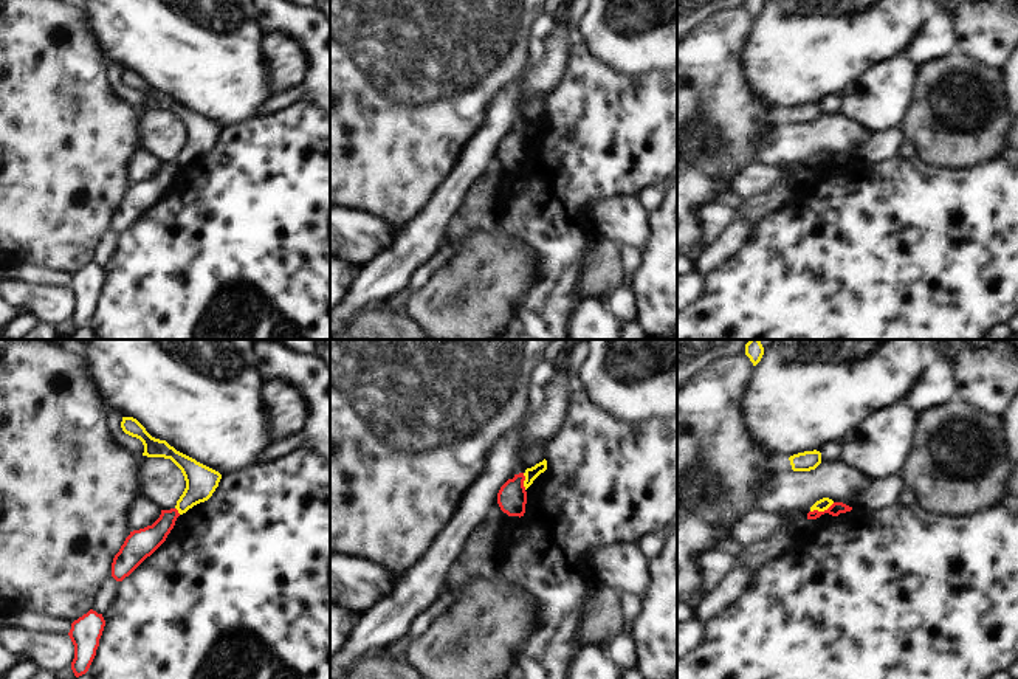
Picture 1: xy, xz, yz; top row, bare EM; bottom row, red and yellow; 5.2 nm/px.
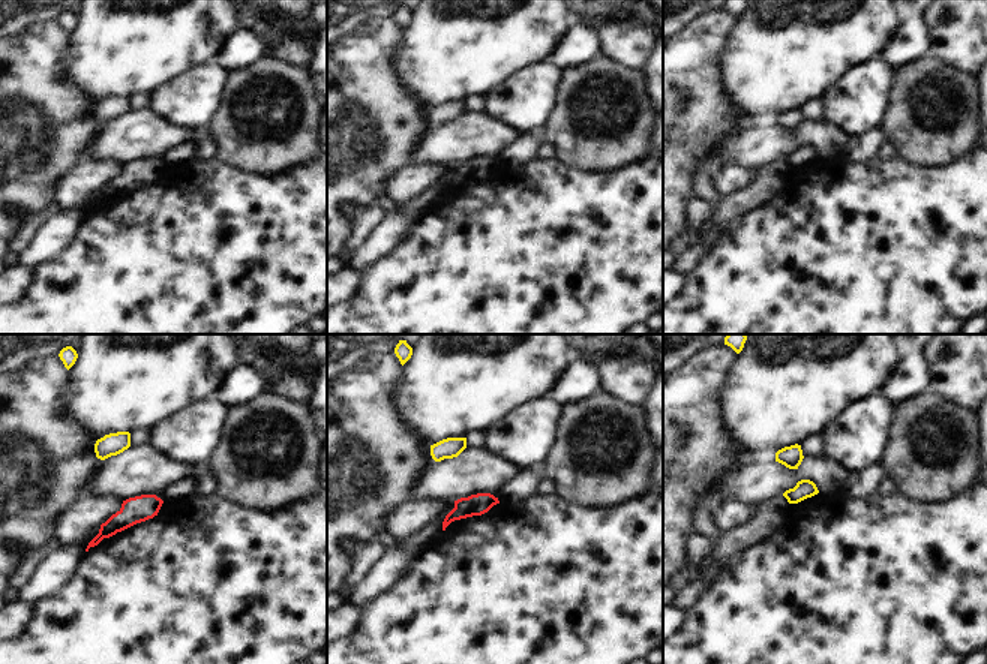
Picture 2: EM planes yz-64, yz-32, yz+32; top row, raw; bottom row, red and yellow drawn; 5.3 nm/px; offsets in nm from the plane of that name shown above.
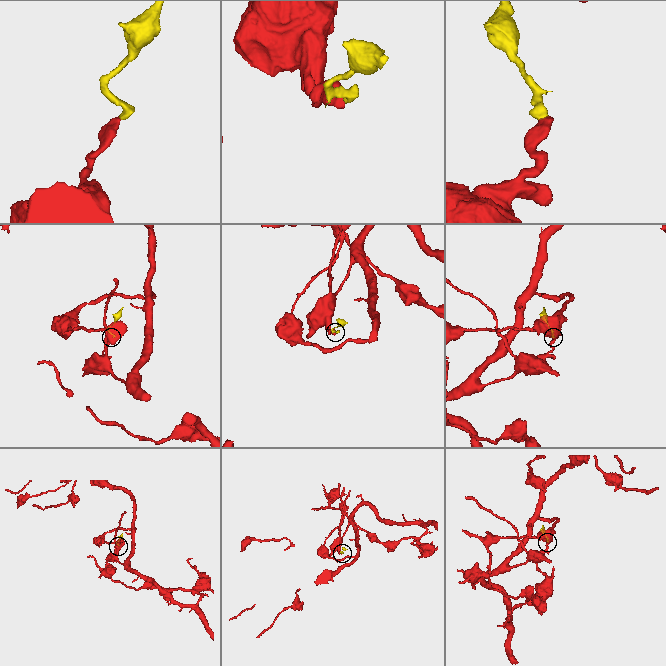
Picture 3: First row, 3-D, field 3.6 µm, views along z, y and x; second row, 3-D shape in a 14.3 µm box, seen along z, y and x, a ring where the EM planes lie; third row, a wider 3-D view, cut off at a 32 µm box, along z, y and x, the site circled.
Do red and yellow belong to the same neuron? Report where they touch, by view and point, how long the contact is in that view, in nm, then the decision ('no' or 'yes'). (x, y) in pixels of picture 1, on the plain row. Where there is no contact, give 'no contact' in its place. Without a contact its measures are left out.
meets red in yz at (821, 165); contact 140 nm long; no

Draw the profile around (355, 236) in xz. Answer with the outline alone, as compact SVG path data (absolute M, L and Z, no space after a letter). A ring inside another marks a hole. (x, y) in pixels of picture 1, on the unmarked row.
M330 208L330 254L349 264L364 265L377 253L389 248L395 228L384 219L353 211Z

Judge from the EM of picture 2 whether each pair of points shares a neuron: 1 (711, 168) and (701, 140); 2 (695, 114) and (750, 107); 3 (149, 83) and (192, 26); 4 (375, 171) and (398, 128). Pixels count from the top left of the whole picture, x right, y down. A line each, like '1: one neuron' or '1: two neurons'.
1: two neurons
2: two neurons
3: one neuron
4: one neuron

